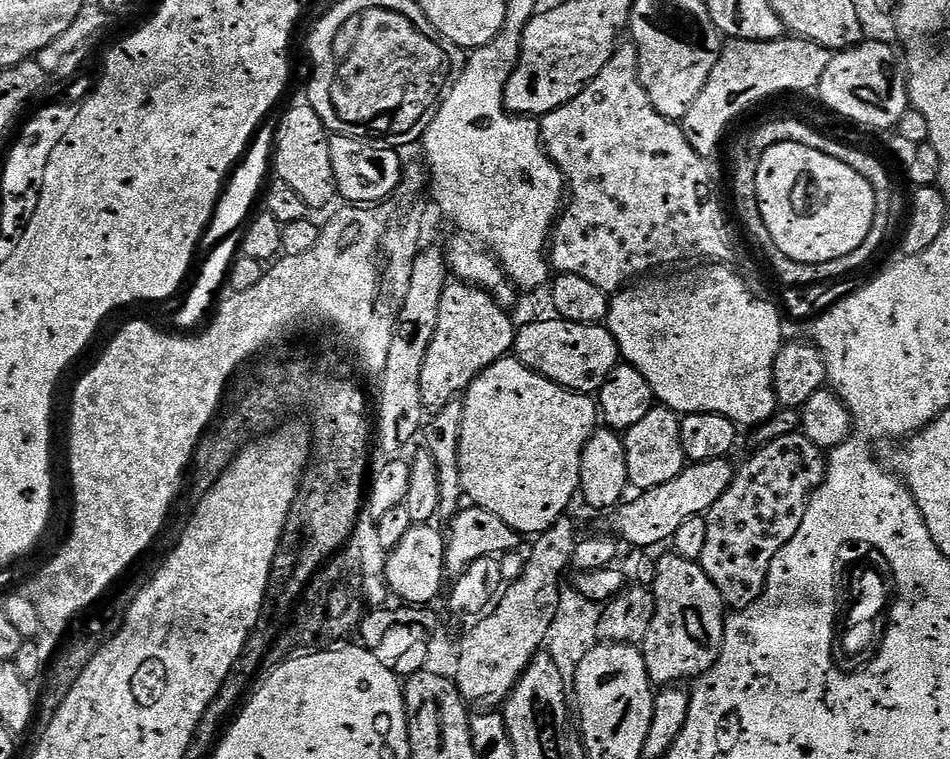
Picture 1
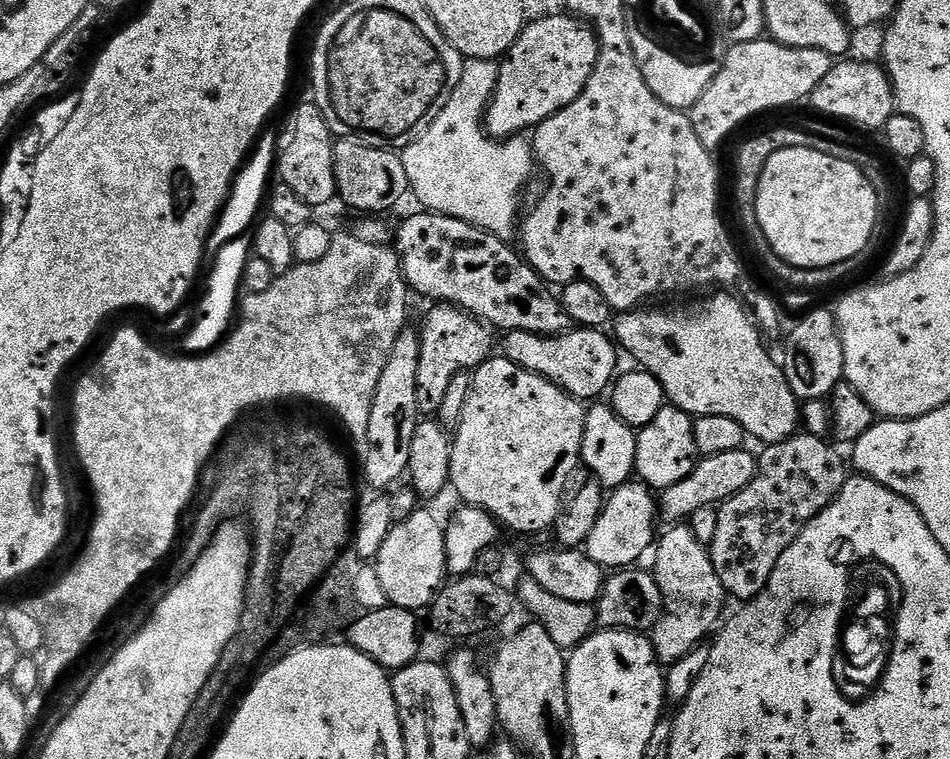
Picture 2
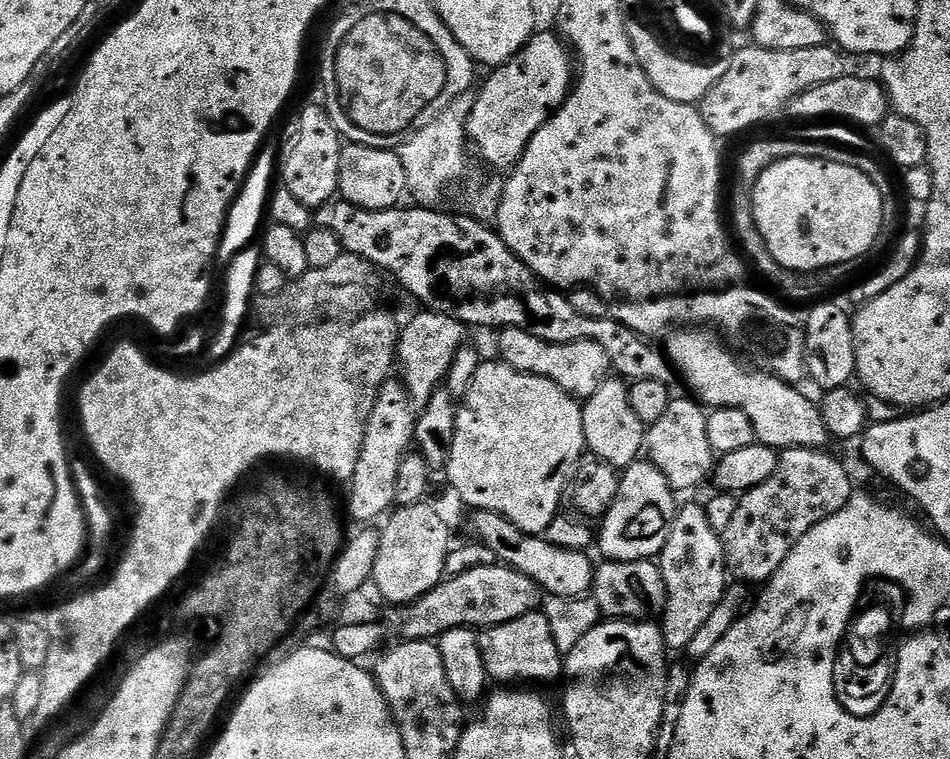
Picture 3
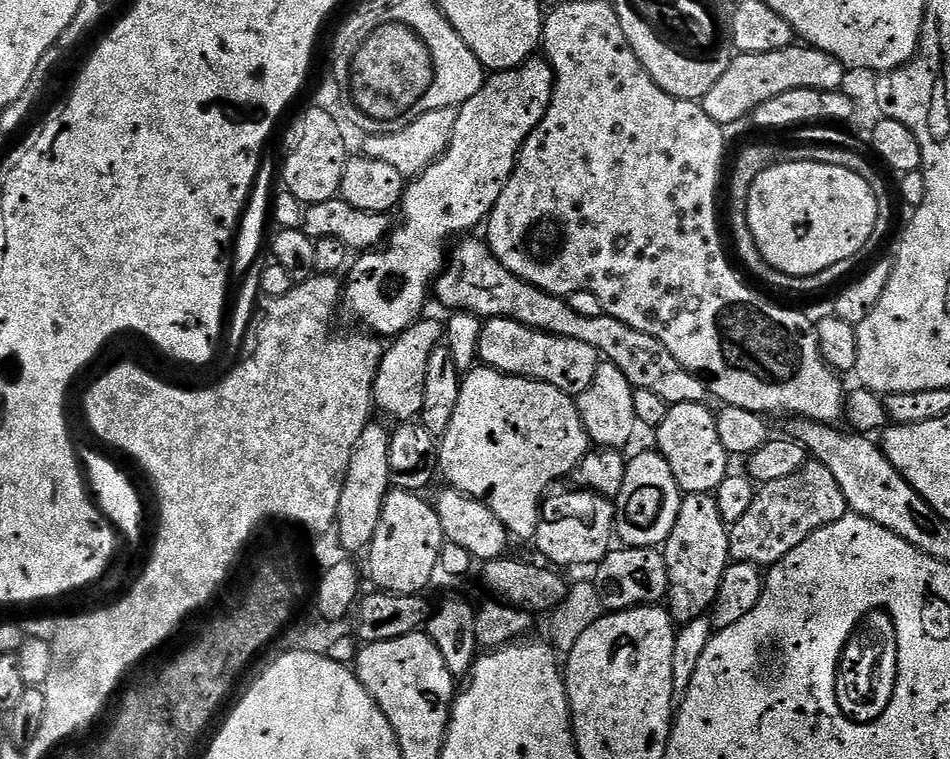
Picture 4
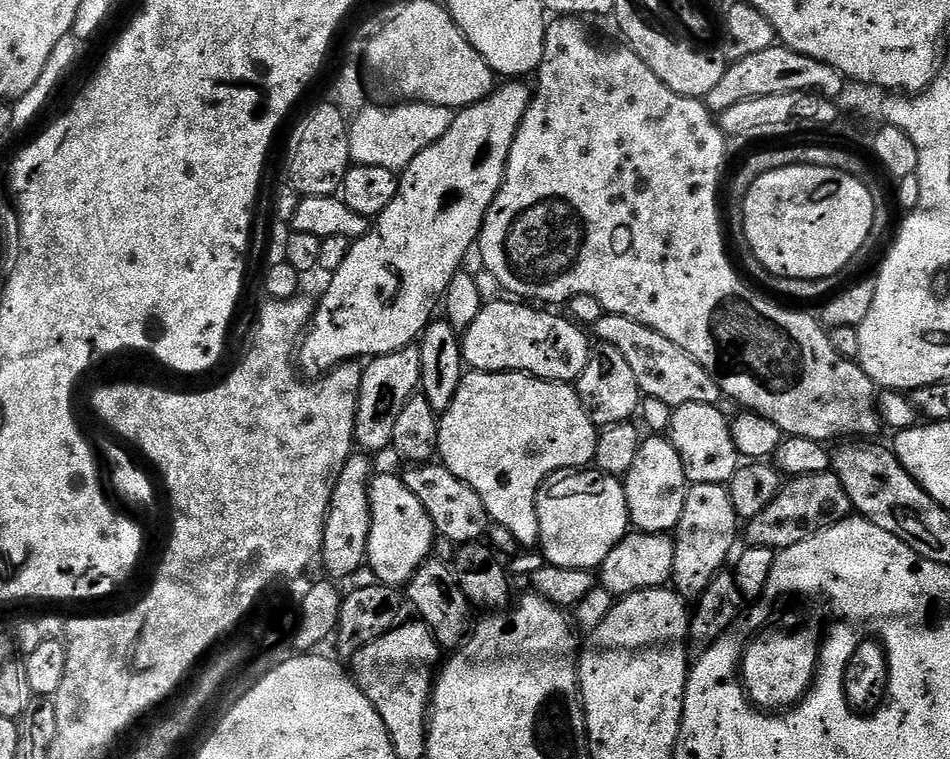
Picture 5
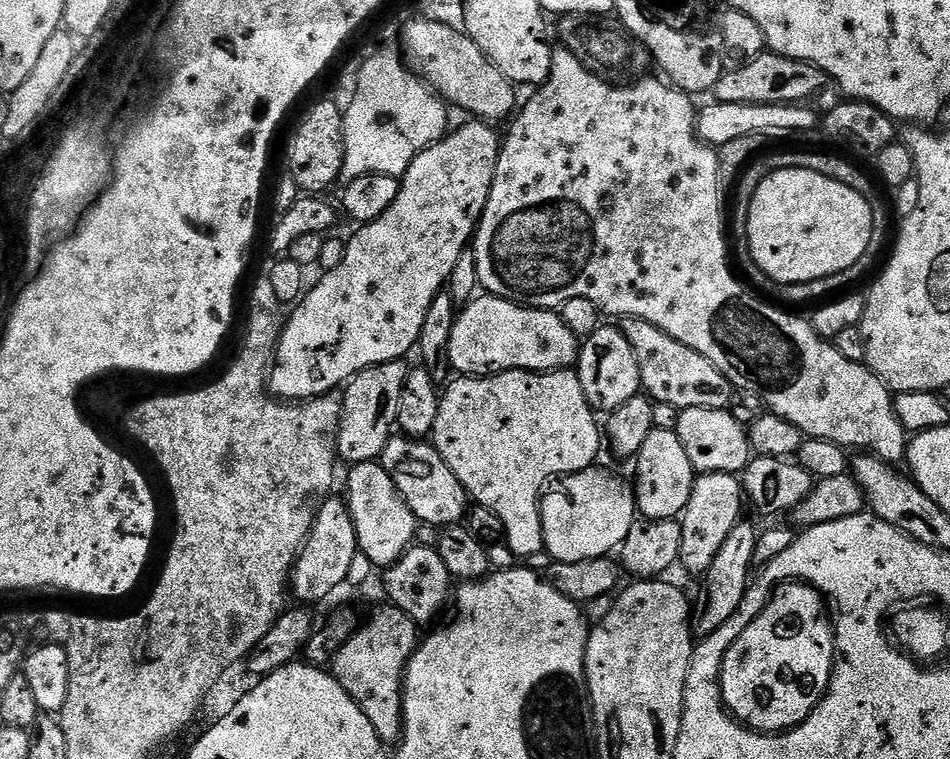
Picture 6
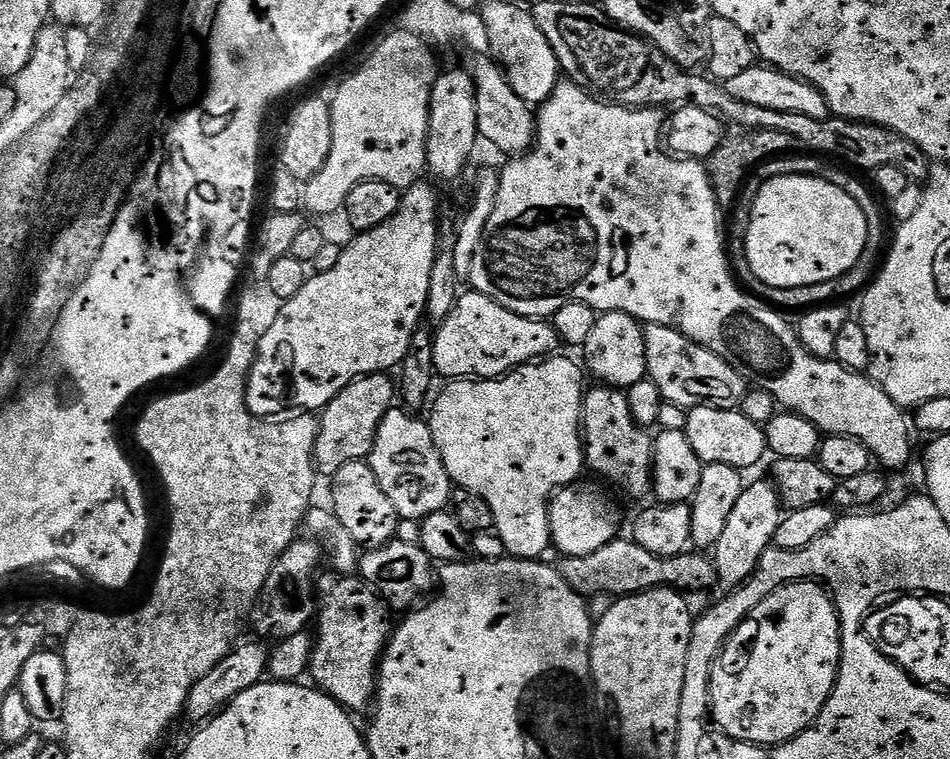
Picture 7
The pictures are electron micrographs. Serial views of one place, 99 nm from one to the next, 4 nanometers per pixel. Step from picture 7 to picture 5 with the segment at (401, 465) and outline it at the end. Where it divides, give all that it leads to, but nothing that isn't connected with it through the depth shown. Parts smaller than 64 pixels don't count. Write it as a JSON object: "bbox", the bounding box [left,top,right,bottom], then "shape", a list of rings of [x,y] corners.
{"bbox":[402,462,490,546],"shape":[[[440,462],[408,466],[403,470],[405,472],[402,472],[402,478],[406,486],[410,486],[410,491],[418,498],[418,502],[426,506],[426,514],[430,514],[430,522],[434,522],[437,533],[443,539],[445,536],[452,546],[474,544],[485,539],[484,531],[490,528],[488,511],[486,506],[482,506],[482,498],[478,498],[478,494],[474,494],[474,490],[470,490],[466,482],[450,474],[450,470]]]}

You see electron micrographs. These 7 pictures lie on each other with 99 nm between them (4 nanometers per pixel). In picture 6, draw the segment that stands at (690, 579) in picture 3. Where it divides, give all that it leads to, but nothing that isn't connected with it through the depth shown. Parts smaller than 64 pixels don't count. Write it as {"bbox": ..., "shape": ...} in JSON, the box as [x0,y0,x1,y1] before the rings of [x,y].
{"bbox":[679,472,745,573],"shape":[[[706,472],[697,475],[690,490],[690,502],[684,508],[680,525],[682,526],[682,550],[679,567],[688,572],[707,573],[710,562],[722,548],[722,542],[730,534],[736,523],[741,521],[740,500],[745,499],[741,477],[735,472]]]}

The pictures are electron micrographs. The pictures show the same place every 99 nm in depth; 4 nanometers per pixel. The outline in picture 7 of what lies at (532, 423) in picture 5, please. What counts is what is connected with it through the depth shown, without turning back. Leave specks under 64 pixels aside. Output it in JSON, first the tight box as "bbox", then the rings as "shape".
{"bbox":[427,354,586,560],"shape":[[[553,354],[543,360],[537,360],[530,364],[521,364],[507,376],[498,376],[495,380],[454,380],[445,383],[445,388],[431,401],[432,416],[427,417],[428,429],[432,431],[434,446],[438,446],[438,454],[442,454],[442,462],[450,474],[453,485],[465,488],[468,492],[473,492],[482,503],[488,507],[488,512],[492,515],[492,520],[496,523],[496,532],[500,535],[500,540],[504,543],[504,548],[509,557],[518,560],[540,560],[543,552],[553,547],[551,536],[551,522],[549,520],[549,504],[552,497],[559,490],[568,485],[573,485],[581,479],[580,471],[585,471],[586,461],[584,459],[584,438],[582,435],[582,421],[584,419],[584,394],[586,383],[586,372],[580,368],[568,356]]]}

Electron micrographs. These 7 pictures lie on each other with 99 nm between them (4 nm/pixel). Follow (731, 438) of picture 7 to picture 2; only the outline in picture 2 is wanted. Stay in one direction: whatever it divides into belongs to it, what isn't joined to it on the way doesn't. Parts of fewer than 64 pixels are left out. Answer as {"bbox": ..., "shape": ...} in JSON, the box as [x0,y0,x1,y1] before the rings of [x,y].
{"bbox":[636,406,698,490],"shape":[[[666,406],[658,410],[650,426],[639,429],[636,433],[636,471],[639,483],[648,485],[653,490],[663,490],[682,482],[694,470],[698,459],[694,442],[693,417],[675,406]]]}

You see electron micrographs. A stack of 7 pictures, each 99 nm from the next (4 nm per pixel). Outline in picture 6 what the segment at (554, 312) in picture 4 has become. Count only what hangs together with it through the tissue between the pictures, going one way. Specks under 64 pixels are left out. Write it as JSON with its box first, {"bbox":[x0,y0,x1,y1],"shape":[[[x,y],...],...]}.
{"bbox":[618,317,734,410],"shape":[[[623,317],[618,327],[624,332],[626,342],[630,342],[630,350],[634,350],[634,358],[638,358],[640,382],[643,391],[655,402],[667,402],[675,408],[693,408],[706,406],[706,410],[728,408],[731,405],[734,389],[720,371],[698,350],[690,350],[690,346],[682,346],[678,338],[670,338],[666,330],[658,330],[658,326],[650,326],[642,318]]]}

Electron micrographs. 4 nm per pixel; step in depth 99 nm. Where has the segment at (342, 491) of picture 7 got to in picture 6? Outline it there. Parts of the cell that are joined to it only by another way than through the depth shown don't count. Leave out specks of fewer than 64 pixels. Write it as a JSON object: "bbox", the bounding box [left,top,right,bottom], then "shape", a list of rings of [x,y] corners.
{"bbox":[343,460,418,570],"shape":[[[371,460],[353,464],[347,469],[348,481],[343,495],[350,514],[354,518],[354,530],[358,534],[359,555],[370,558],[373,569],[383,570],[402,558],[402,554],[413,547],[418,529],[416,515],[406,506],[402,494],[394,486],[392,473],[384,469],[383,463]]]}

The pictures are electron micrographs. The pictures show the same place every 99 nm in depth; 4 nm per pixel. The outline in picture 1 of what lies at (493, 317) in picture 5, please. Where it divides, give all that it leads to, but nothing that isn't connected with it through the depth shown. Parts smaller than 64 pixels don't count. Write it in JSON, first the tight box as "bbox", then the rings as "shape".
{"bbox":[515,319,622,393],"shape":[[[551,319],[532,320],[529,324],[521,323],[517,327],[515,359],[571,392],[599,393],[602,382],[606,382],[610,370],[614,370],[622,360],[620,347],[614,342],[610,330],[604,324]]]}

